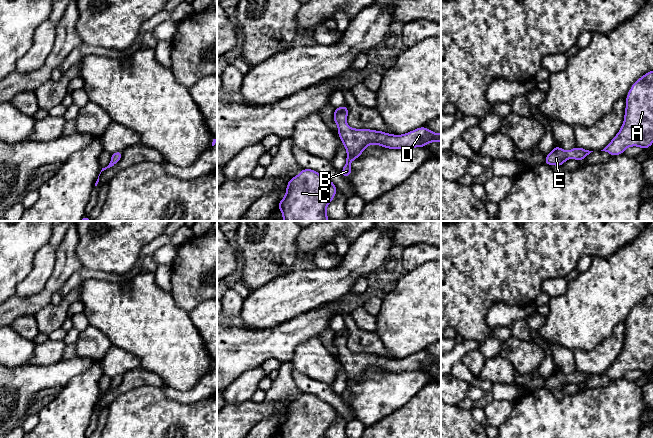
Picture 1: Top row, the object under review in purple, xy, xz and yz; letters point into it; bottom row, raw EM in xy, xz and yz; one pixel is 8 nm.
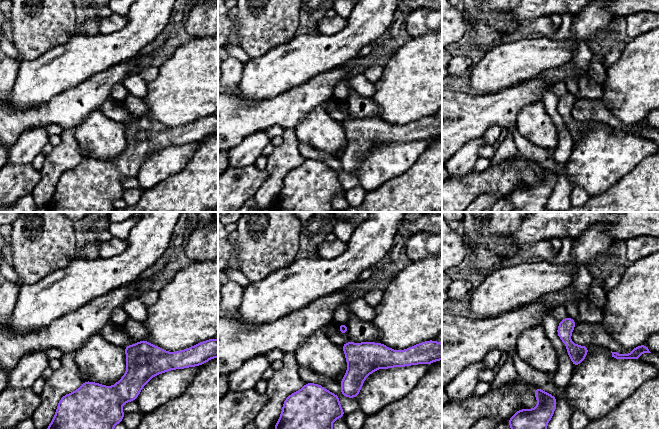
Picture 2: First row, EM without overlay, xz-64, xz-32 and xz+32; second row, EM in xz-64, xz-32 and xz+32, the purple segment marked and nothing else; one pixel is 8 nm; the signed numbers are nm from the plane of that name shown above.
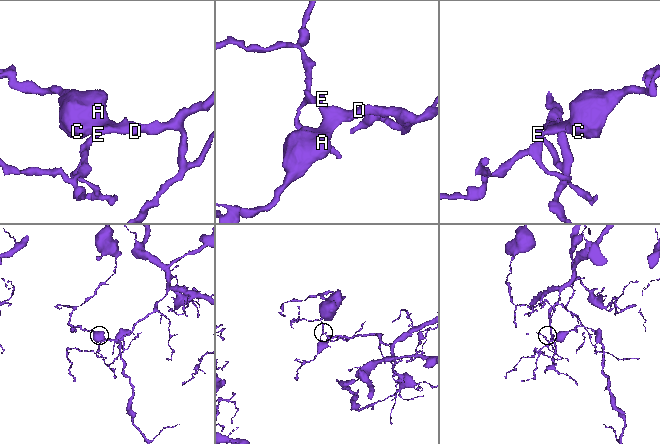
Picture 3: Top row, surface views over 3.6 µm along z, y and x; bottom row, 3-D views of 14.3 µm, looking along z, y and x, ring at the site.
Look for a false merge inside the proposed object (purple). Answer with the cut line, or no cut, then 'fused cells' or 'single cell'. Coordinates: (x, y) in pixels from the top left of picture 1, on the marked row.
cut none; single cell

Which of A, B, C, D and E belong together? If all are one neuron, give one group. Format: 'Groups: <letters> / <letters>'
Groups: A B C D E

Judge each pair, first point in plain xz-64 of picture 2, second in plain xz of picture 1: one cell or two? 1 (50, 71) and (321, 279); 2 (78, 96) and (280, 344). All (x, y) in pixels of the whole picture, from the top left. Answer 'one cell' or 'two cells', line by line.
1: one cell
2: one cell

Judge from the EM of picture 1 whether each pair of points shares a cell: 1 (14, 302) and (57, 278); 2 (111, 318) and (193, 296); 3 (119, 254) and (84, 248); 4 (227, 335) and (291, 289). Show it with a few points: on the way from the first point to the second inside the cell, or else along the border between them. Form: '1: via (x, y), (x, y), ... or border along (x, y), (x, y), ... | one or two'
1: via (25, 303), (35, 303), (49, 289) | one
2: border along (171, 292), (174, 301), (188, 313) | two
3: via (110, 248), (93, 248) | one
4: border along (244, 326), (249, 329), (267, 329) | two

